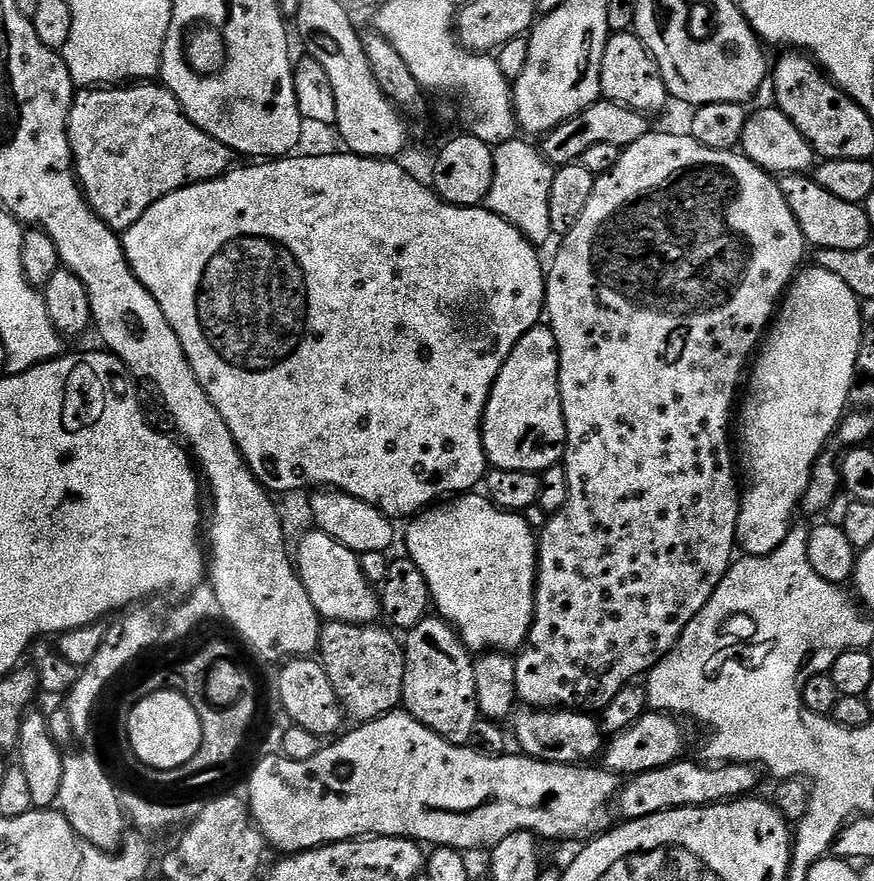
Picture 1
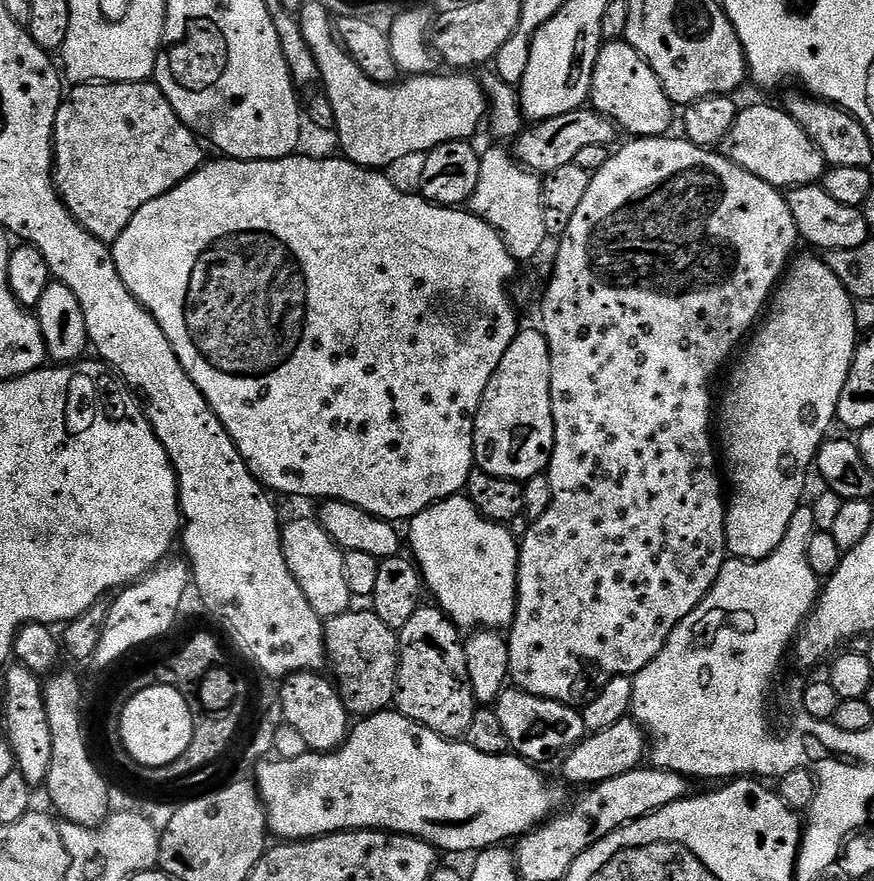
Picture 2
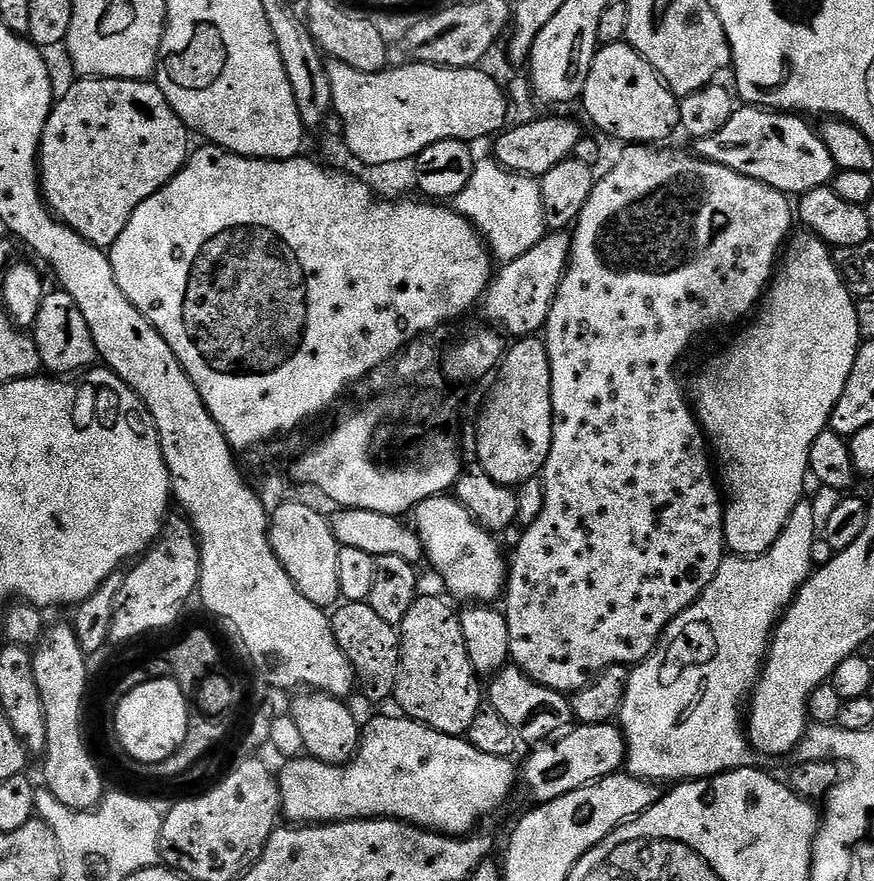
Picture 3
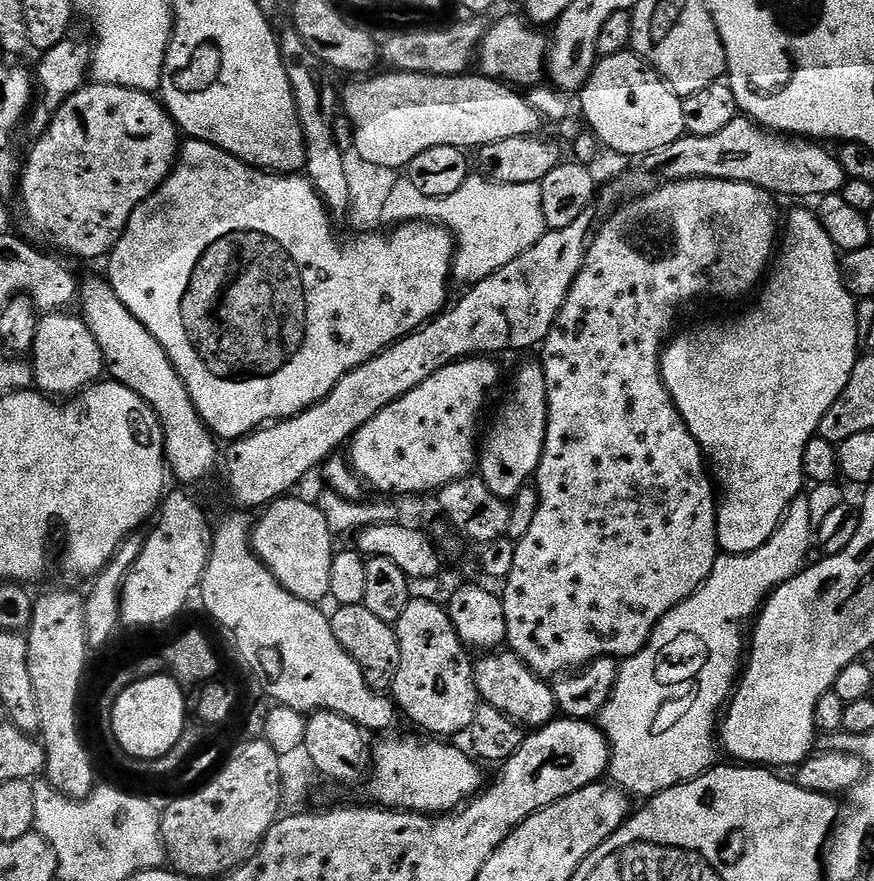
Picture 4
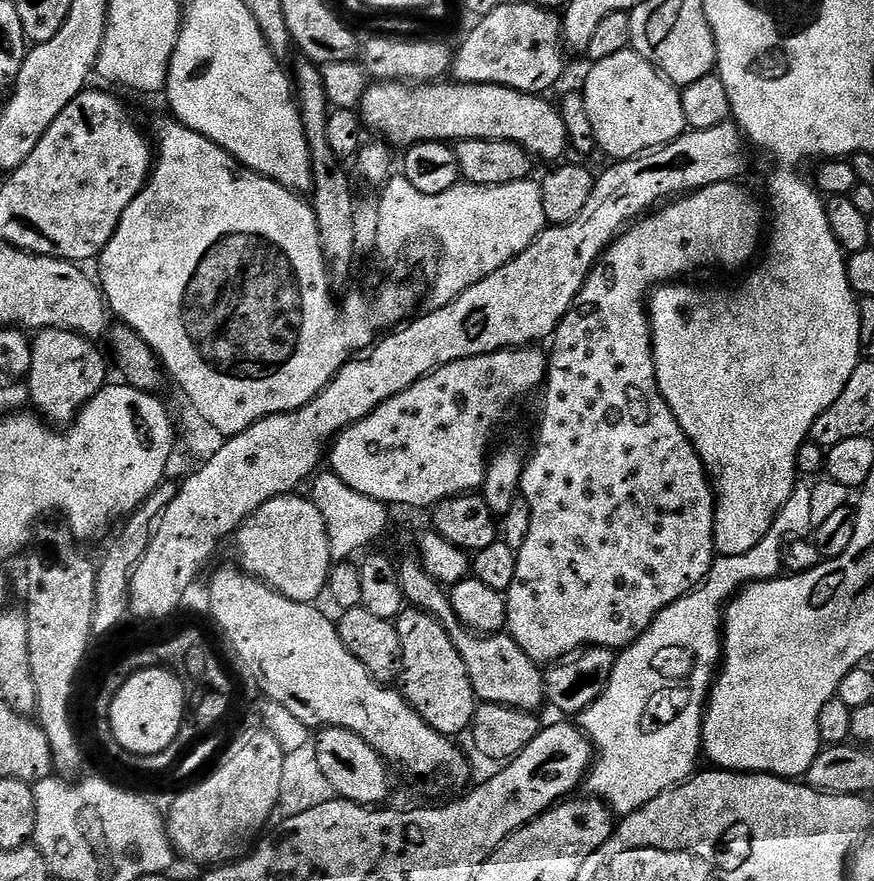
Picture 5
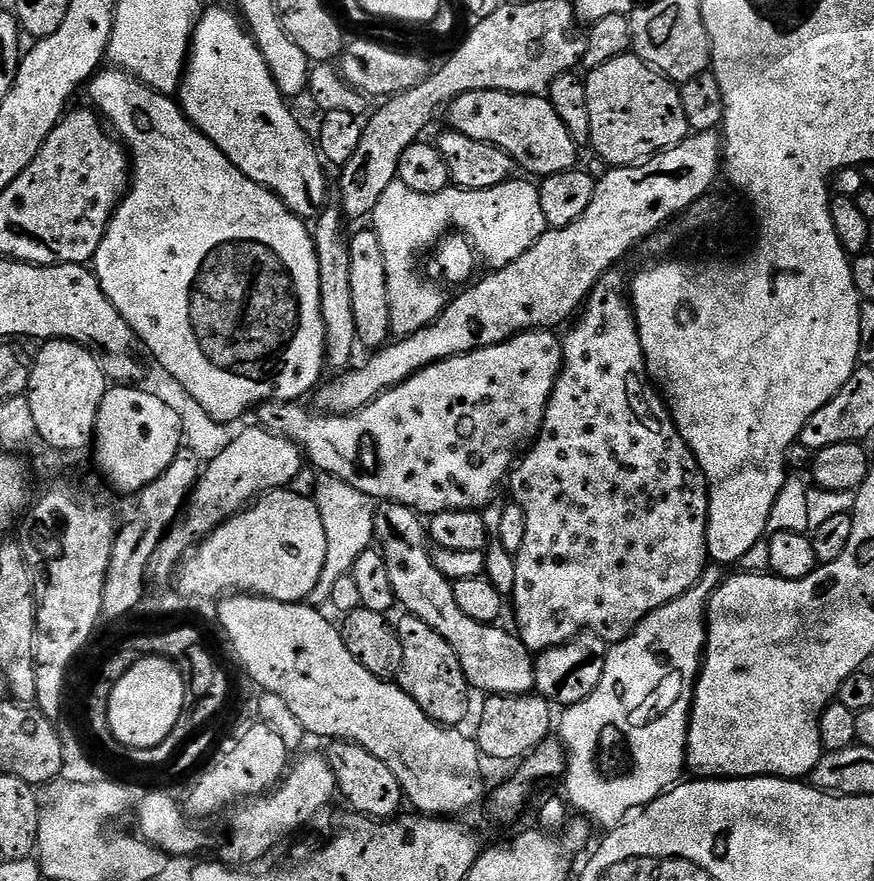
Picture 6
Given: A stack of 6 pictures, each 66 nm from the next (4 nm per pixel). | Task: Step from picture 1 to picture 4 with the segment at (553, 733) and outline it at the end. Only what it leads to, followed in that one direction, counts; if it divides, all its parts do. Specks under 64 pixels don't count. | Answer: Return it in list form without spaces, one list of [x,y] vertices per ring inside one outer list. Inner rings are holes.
[[[500,650],[495,654],[484,654],[475,661],[476,685],[481,701],[494,710],[502,710],[521,729],[535,730],[545,728],[557,719],[556,694],[553,685],[547,679],[532,672],[510,650]]]

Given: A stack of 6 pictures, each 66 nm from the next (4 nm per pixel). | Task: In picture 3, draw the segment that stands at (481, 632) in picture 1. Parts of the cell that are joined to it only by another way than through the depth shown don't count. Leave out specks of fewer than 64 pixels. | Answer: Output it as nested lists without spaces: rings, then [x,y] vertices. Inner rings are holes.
[[[451,495],[423,500],[416,509],[414,530],[420,536],[427,563],[432,563],[440,580],[460,600],[488,606],[501,599],[508,582],[509,561],[495,535],[487,532]]]

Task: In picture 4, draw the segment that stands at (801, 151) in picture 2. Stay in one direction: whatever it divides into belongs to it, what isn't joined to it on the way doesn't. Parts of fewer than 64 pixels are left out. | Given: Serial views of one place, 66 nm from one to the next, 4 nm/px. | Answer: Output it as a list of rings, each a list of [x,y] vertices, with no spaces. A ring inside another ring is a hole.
[[[738,114],[722,130],[709,136],[681,136],[678,142],[670,142],[670,146],[662,146],[662,150],[654,150],[649,156],[639,161],[637,168],[632,168],[621,180],[616,180],[608,189],[603,189],[602,196],[608,200],[623,201],[625,198],[643,196],[653,188],[669,180],[691,180],[692,177],[714,178],[715,180],[737,180],[743,184],[753,184],[762,188],[769,194],[781,192],[784,196],[834,196],[843,193],[845,184],[850,177],[840,165],[839,155],[827,152],[823,143],[811,138],[797,138],[791,134],[769,132],[767,128],[748,119],[743,114]]]

